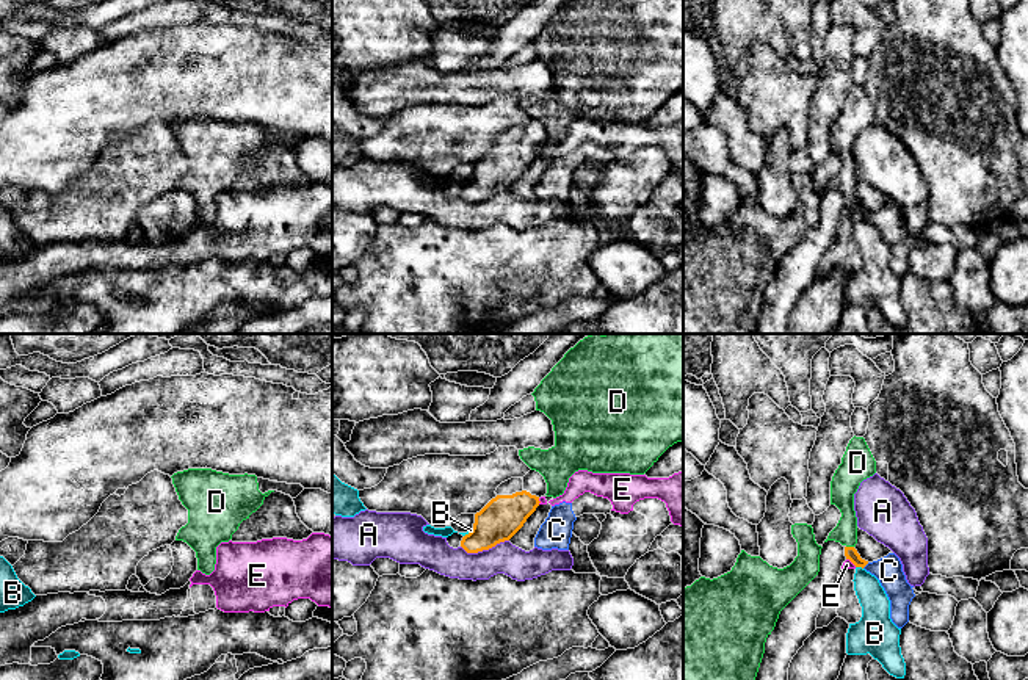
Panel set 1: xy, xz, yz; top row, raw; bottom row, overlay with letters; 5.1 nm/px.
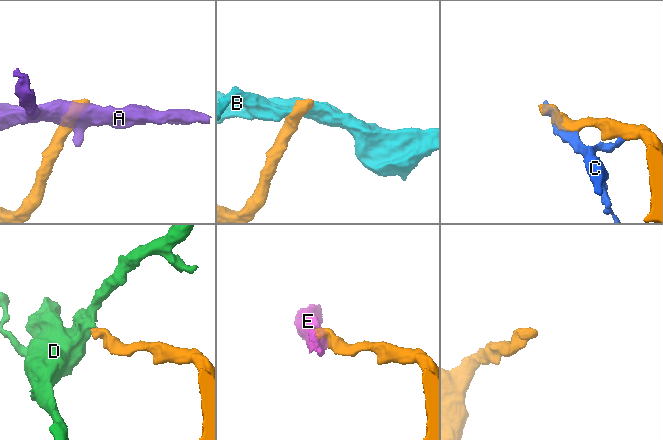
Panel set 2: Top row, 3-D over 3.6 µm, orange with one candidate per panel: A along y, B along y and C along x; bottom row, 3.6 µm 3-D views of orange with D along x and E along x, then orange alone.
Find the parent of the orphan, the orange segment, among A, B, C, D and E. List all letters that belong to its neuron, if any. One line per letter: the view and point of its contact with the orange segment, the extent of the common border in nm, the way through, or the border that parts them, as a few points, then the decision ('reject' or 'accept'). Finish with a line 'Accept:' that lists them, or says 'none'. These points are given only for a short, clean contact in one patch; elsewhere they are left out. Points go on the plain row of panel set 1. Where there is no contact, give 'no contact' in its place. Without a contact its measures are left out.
A: meets orange in xz at (485, 198); contact 260 nm long; reject
B: meets orange in yz at (859, 215); contact 40 nm long; reject
C: meets orange in yz at (865, 213); contact 50 nm long; reject
D: meets orange in yz at (850, 196); contact 40 nm long; border along yz (847, 195), (853, 196); reject
E: meets orange in yz at (851, 210); contact 70 nm long; border along yz (847, 207), (856, 215); reject
Accept: none

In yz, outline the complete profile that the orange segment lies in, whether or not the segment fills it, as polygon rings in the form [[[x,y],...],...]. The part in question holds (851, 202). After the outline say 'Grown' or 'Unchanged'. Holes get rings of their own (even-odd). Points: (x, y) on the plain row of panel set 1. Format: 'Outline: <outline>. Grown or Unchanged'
Outline: [[[827,190],[820,204],[818,224],[780,260],[774,279],[765,291],[765,302],[754,334],[788,334],[788,316],[793,306],[804,295],[804,290],[816,279],[816,266],[823,254],[831,248],[843,212],[849,208],[856,216],[865,216],[868,210],[862,208],[854,196],[843,196],[840,191]]]. Grown

